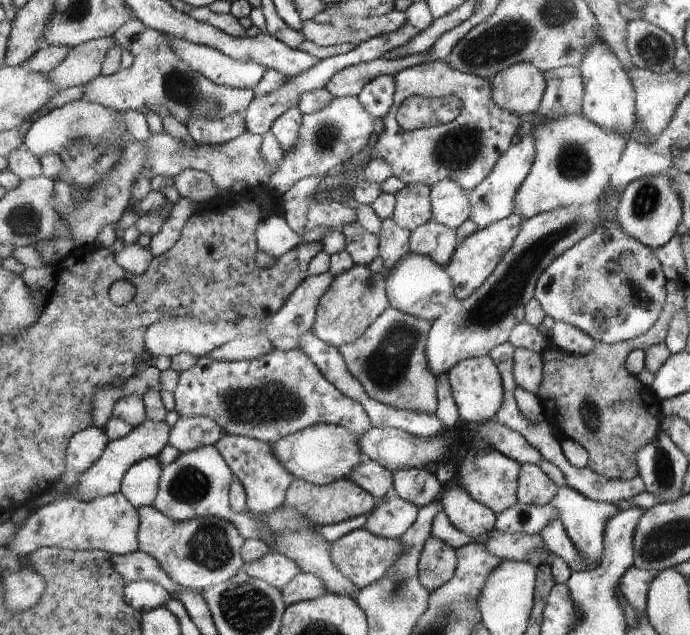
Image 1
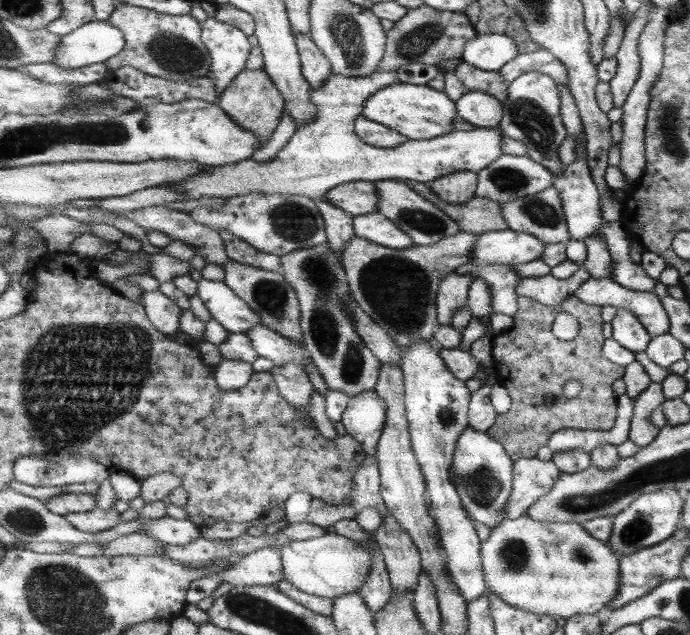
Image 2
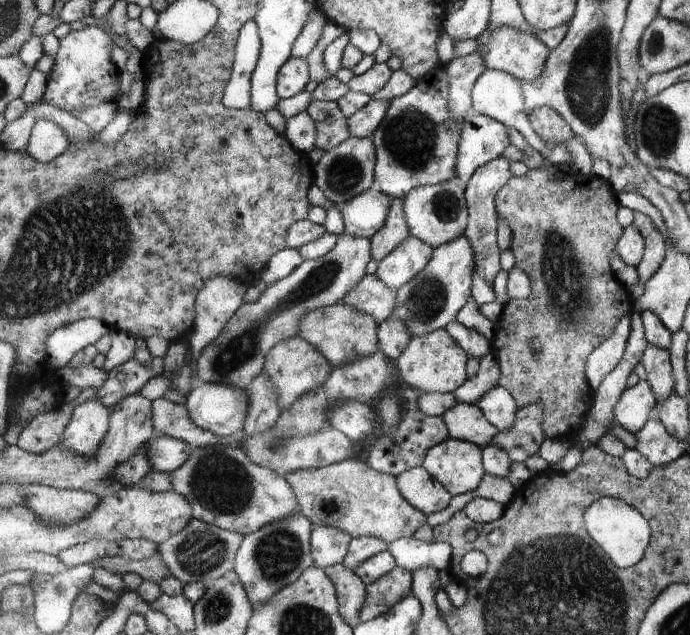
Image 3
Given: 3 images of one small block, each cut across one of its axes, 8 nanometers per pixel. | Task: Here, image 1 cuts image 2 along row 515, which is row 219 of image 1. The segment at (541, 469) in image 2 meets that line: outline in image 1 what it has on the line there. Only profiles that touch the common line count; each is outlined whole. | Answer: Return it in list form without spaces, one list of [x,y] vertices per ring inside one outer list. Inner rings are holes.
[[[513,213],[509,218],[490,224],[486,229],[475,231],[469,238],[462,240],[456,254],[446,267],[455,285],[455,297],[459,300],[473,296],[477,290],[487,282],[487,279],[498,268],[502,257],[511,250],[515,238],[519,236],[522,229],[523,220],[517,213]]]

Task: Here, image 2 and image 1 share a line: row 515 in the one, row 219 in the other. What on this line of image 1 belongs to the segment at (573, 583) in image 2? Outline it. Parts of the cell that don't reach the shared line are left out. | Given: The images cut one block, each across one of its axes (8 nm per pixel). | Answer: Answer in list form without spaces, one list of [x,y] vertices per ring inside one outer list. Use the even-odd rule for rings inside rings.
[[[584,114],[541,120],[533,136],[537,146],[535,164],[515,198],[515,213],[521,216],[523,223],[558,208],[576,209],[578,205],[597,201],[618,169],[629,140],[623,140],[621,134],[607,132]]]

